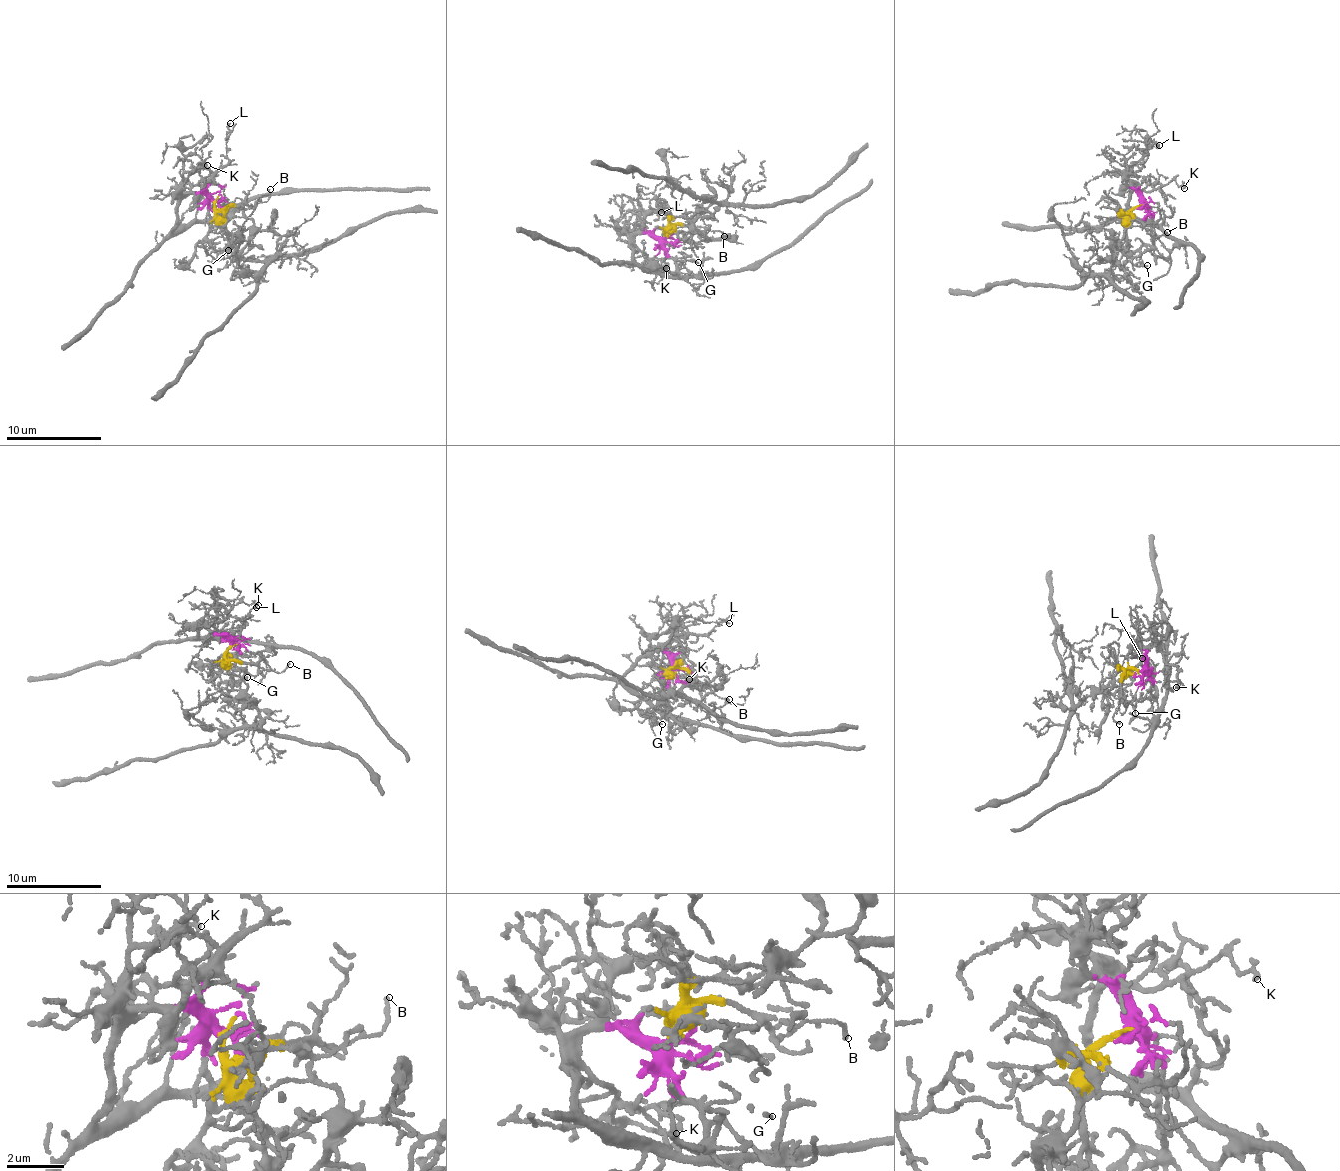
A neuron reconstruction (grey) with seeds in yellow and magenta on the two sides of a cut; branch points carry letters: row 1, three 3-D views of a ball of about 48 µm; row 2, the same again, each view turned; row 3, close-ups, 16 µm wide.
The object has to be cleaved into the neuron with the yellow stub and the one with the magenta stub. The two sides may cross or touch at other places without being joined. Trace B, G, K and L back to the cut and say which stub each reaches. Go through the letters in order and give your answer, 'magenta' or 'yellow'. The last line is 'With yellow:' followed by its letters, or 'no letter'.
B: yellow
G: magenta
K: magenta
L: magenta
With yellow: B

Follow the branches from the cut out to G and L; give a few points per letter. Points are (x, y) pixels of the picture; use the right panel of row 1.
G: (1137, 207), (1153, 216), (1153, 246), (1140, 258), (1147, 266)
L: (1137, 207), (1141, 181), (1134, 172), (1143, 165), (1146, 150), (1160, 144)

